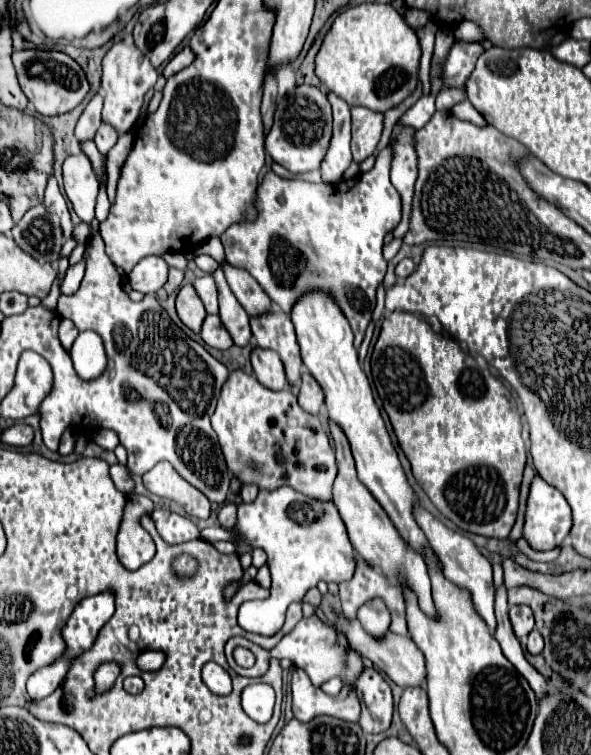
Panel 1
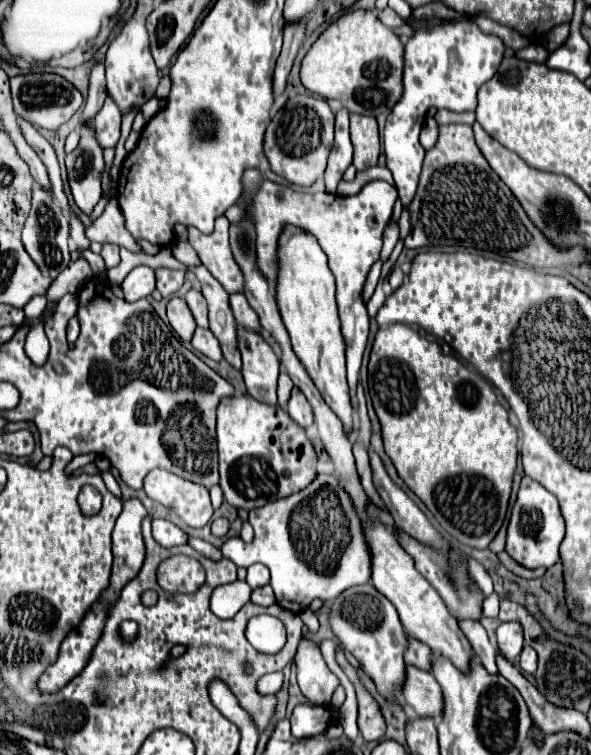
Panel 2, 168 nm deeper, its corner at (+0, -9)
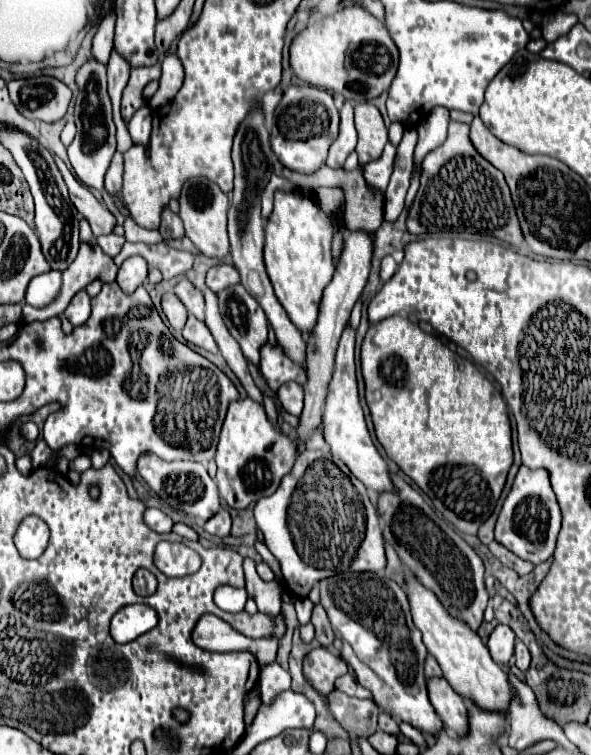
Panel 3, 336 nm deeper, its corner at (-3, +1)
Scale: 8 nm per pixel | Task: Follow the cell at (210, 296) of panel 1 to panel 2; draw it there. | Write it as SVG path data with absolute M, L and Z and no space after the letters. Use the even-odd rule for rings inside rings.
M190 290L190 292L184 296L184 300L186 300L186 304L190 306L190 310L192 310L194 318L196 318L196 324L208 328L208 304L206 304L206 298L202 296L202 292Z

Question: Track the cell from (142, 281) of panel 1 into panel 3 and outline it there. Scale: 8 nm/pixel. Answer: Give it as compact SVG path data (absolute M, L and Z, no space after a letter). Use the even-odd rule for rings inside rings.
M141 256L127 258L117 272L117 284L125 294L133 294L137 286L147 278L147 262Z

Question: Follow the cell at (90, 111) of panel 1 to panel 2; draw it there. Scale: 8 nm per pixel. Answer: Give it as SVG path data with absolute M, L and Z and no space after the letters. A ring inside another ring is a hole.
M96 64L92 74L90 74L90 92L88 92L88 100L84 106L84 114L82 114L82 122L88 122L88 118L96 118L96 110L100 110L100 106L104 104L106 98L106 82L104 82L104 64Z

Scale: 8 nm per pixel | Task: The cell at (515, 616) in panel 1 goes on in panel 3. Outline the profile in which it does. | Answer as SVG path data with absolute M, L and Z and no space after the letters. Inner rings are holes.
M499 624L495 626L495 630L491 632L489 640L487 640L487 648L491 658L499 664L505 666L509 664L509 660L513 658L513 646L515 646L515 634L511 628Z

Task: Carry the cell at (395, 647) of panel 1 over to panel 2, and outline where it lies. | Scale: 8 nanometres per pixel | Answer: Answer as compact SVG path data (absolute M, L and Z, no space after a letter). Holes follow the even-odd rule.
M406 666L404 686L400 686L402 700L414 708L418 716L440 718L442 714L442 692L430 672Z

